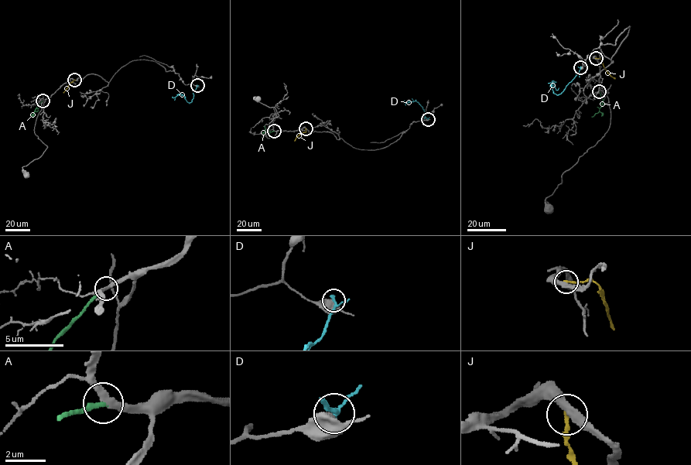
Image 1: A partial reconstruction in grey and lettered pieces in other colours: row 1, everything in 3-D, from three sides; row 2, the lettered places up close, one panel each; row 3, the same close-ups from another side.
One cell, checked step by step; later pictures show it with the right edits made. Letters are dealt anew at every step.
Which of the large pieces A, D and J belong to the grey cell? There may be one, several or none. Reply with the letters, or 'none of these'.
A

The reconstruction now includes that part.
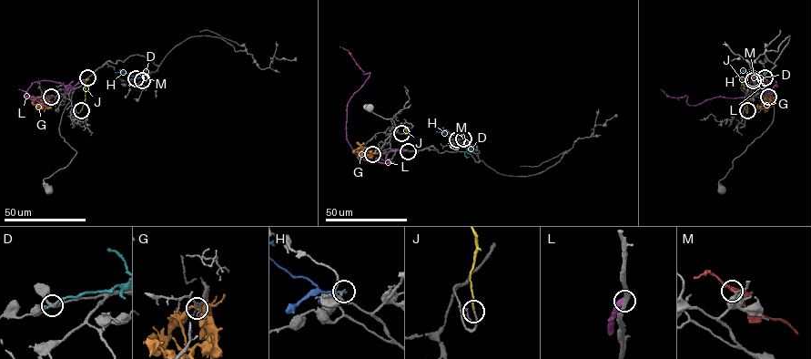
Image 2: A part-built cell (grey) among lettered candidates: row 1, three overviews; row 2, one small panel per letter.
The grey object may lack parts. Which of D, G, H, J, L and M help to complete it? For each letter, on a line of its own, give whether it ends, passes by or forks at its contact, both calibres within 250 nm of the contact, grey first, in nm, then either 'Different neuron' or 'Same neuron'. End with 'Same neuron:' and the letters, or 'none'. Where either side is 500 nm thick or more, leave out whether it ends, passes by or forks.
D: It ends there. Thickness 180 nm (grey) against 240 nm. Different neuron
G: It ends there. Thickness 170 nm (grey) against 240 nm. Different neuron
H: It passes by. Thickness 180 nm (grey) against 160 nm. Different neuron
J: It ends there. Thickness 140 nm (grey) against 160 nm. Same neuron
L: It ends there. Thickness 320 nm (grey) against 380 nm. Different neuron
M: It passes by. Thickness 320 nm (grey) against 190 nm. Different neuron
Same neuron: J

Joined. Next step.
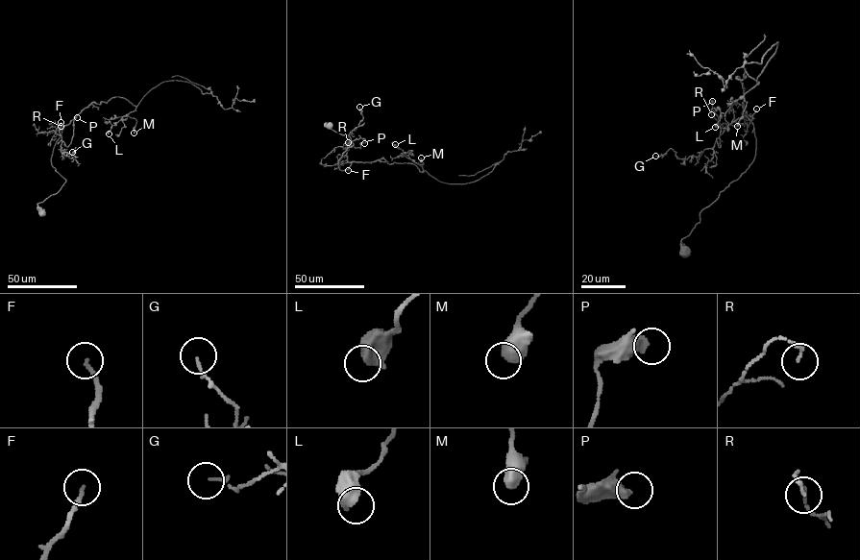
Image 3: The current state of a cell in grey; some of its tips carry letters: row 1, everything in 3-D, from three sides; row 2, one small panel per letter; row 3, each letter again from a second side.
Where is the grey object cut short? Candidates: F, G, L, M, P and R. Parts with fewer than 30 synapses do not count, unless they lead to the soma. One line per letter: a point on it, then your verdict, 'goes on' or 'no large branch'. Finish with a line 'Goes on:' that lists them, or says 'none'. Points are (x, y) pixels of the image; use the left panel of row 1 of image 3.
F: at (61, 122); no large branch
G: at (72, 152); no large branch
L: at (109, 133); no large branch
M: at (134, 133); no large branch
P: at (77, 117); no large branch
R: at (61, 126); no large branch
Goes on: none

